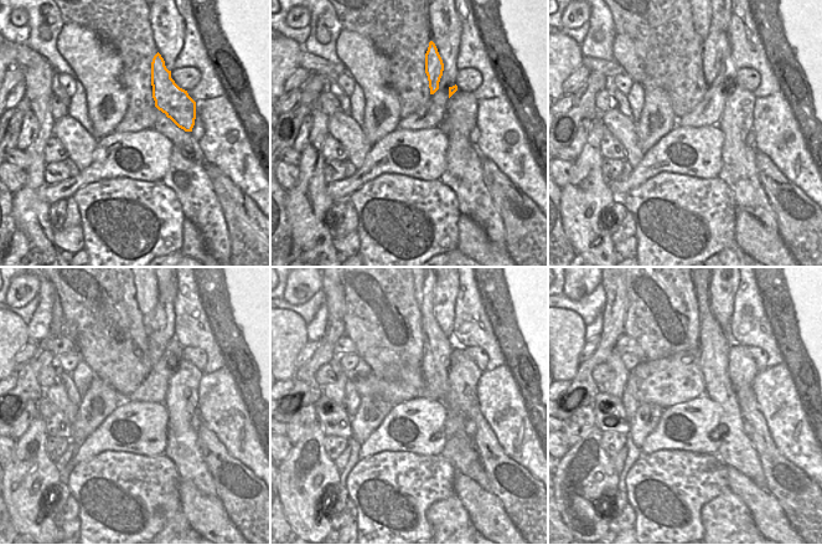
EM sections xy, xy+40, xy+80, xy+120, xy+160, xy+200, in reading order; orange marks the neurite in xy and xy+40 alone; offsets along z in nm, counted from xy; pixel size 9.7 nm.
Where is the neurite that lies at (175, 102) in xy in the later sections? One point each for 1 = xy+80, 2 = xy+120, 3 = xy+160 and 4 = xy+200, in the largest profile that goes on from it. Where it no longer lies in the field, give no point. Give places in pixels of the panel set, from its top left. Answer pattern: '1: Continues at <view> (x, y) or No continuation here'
1: Continues at xy+80 (717, 47)
2: Continues at xy+120 (164, 322)
3: Continues at xy+160 (445, 292)
4: Continues at xy+200 (722, 292)

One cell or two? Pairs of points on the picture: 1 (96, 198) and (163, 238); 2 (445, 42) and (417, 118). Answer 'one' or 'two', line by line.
1: one
2: one

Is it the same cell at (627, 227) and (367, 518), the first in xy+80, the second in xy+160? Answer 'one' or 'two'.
two

